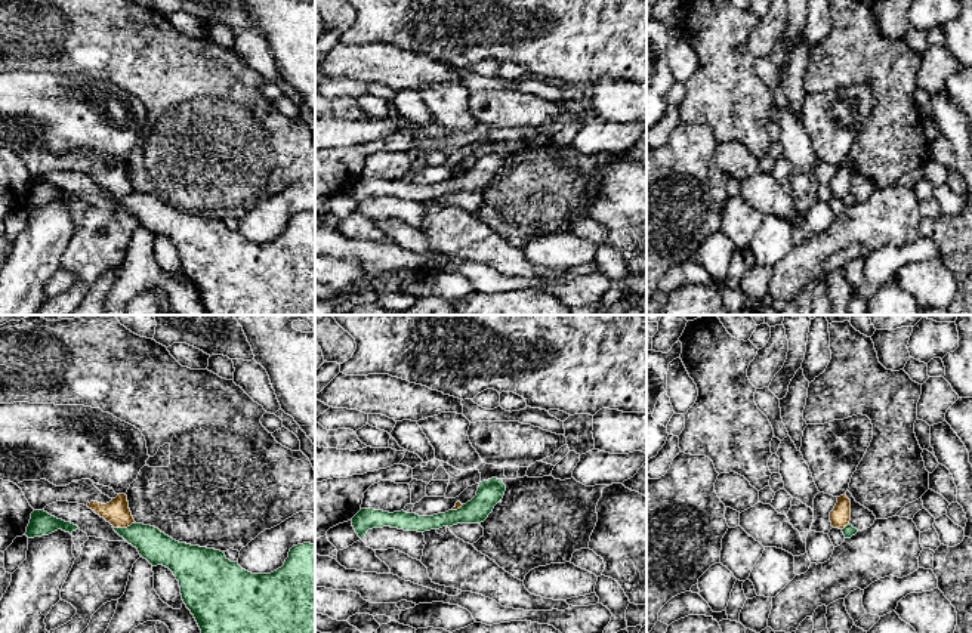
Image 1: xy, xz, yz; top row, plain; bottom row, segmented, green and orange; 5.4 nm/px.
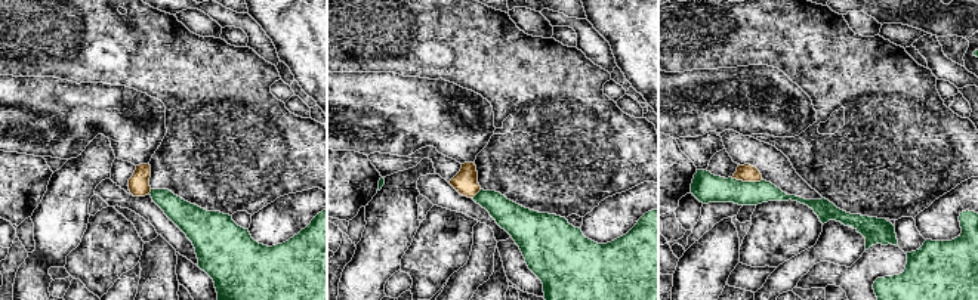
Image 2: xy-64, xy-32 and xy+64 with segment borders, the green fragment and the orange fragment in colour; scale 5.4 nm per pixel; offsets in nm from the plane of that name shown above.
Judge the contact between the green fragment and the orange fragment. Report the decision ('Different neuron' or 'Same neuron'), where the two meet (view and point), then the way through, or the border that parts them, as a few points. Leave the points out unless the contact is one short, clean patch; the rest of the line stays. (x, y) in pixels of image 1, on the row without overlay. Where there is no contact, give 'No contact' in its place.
Different neuron. Touches green at xy (123, 197)

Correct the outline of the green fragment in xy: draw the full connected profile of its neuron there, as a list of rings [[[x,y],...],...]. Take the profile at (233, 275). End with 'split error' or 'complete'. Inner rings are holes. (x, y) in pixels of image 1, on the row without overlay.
[[[135,191],[114,200],[152,235],[163,234],[173,241],[182,269],[194,284],[207,315],[315,315],[315,213],[293,214],[284,234],[271,243],[252,243],[220,219],[179,211],[151,194]]]; complete

